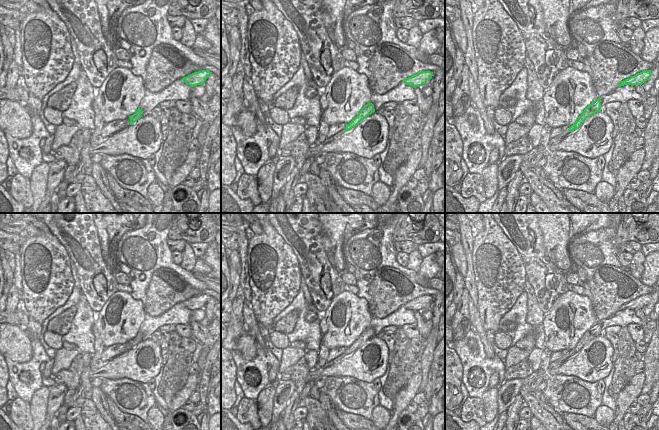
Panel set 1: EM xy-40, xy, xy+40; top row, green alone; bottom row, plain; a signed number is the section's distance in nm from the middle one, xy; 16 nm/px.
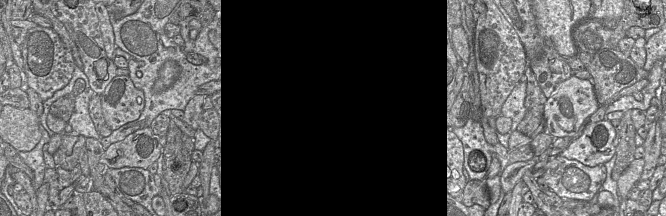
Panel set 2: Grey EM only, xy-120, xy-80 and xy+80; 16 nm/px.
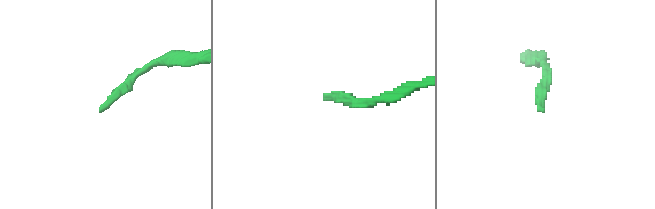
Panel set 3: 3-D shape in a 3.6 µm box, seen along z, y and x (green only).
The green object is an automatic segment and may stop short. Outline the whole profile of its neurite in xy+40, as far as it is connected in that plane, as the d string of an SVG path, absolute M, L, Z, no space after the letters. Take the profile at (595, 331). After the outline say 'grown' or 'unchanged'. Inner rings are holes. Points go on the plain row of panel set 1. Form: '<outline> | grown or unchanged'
M596 323L593 327L591 327L588 331L584 333L584 335L581 337L581 339L578 341L577 345L571 349L566 355L564 355L561 359L558 359L556 361L553 361L549 364L548 370L556 369L563 365L568 360L575 358L582 347L589 342L590 340L594 339L595 337L598 337L601 335L601 324Z | grown

